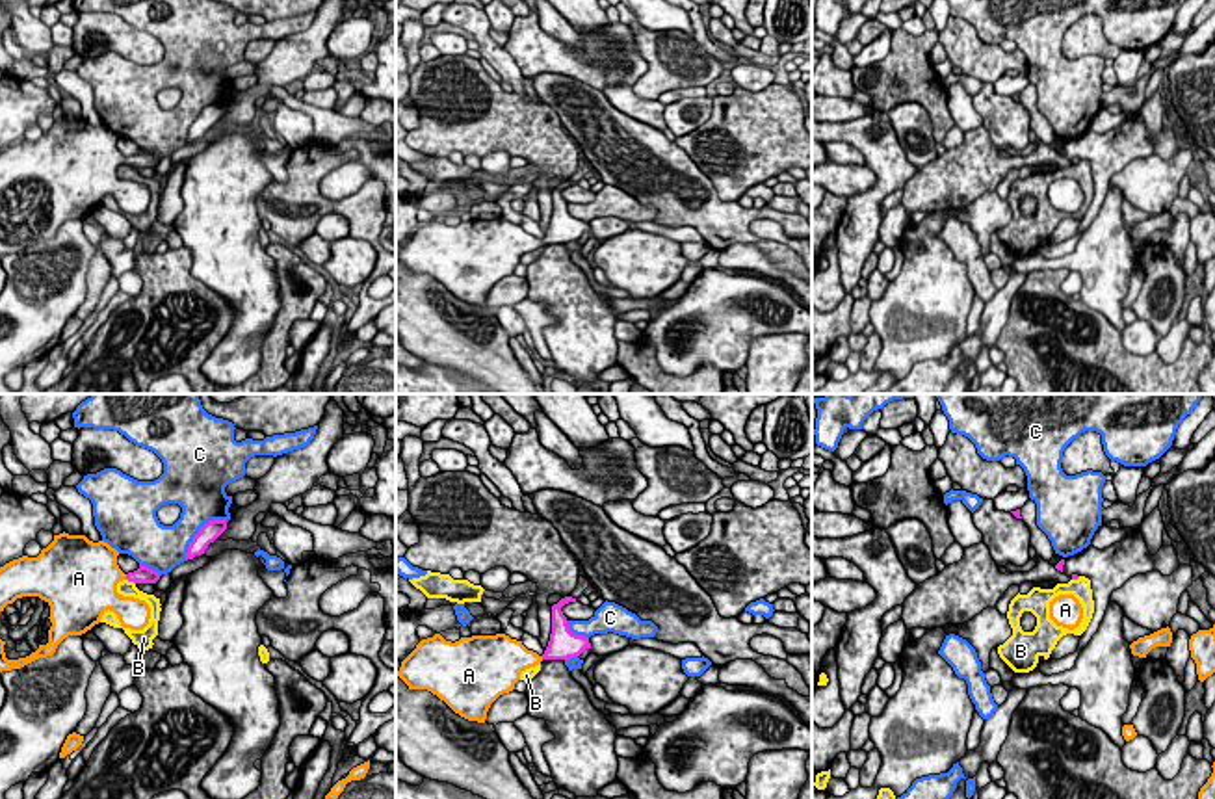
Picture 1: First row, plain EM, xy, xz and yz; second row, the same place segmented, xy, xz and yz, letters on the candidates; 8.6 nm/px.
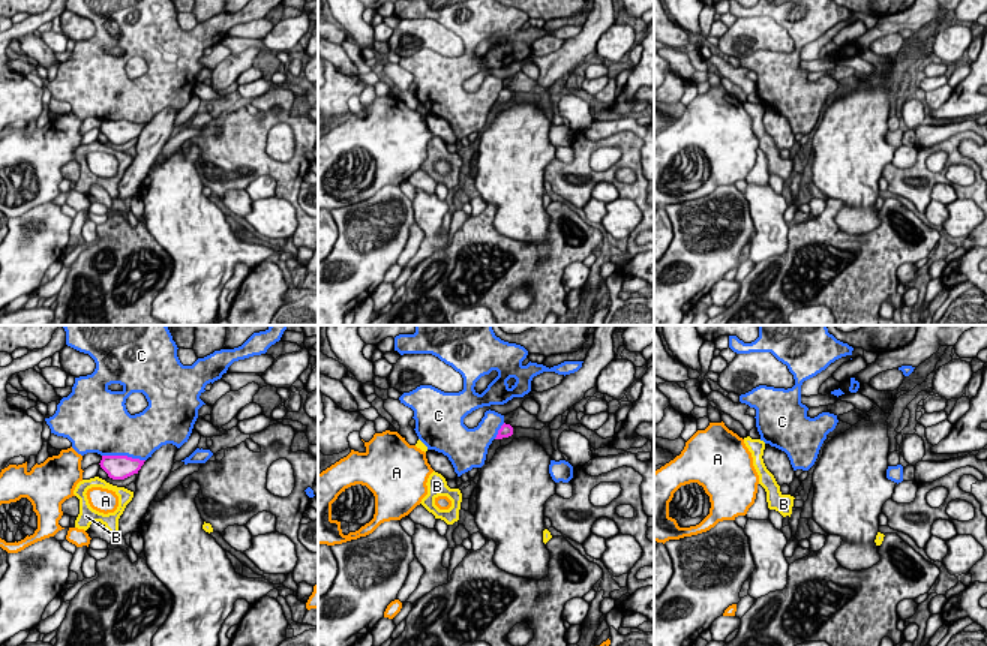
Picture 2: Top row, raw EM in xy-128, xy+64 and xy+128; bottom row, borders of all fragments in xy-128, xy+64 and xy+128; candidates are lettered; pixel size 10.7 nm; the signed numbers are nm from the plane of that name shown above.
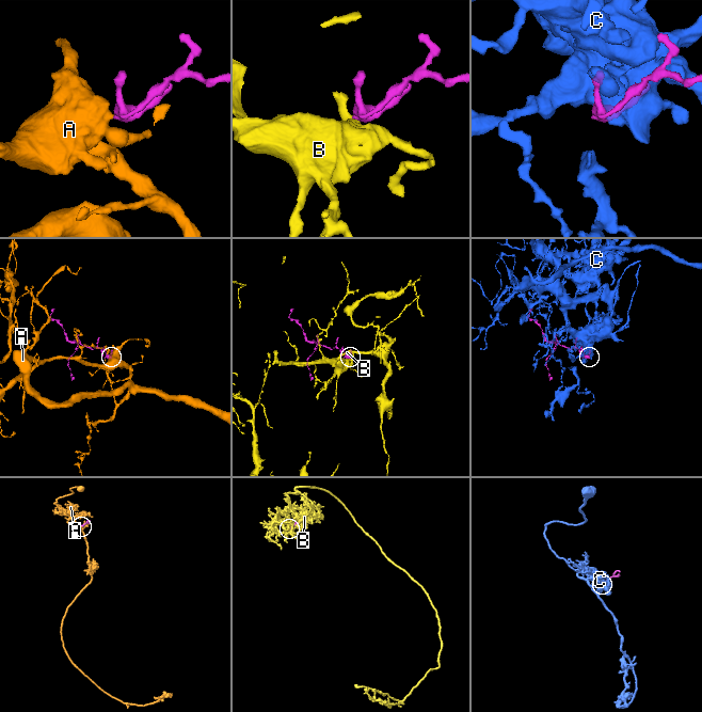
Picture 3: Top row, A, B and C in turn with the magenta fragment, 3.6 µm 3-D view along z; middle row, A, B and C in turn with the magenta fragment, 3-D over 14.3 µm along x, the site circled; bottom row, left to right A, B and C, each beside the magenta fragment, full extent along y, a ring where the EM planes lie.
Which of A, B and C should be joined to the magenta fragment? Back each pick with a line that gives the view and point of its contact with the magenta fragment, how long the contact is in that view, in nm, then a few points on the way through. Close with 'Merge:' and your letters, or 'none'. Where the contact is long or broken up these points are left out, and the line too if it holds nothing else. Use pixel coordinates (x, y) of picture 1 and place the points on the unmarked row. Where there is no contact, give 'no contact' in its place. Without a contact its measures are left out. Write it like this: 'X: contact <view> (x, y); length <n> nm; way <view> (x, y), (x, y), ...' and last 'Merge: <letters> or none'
A: contact xy (127, 160); length 60 nm; way xy (143, 158), (127, 160), (99, 157)
Merge: A

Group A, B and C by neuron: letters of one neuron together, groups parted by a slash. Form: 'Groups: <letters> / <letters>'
Groups: A / B / C

